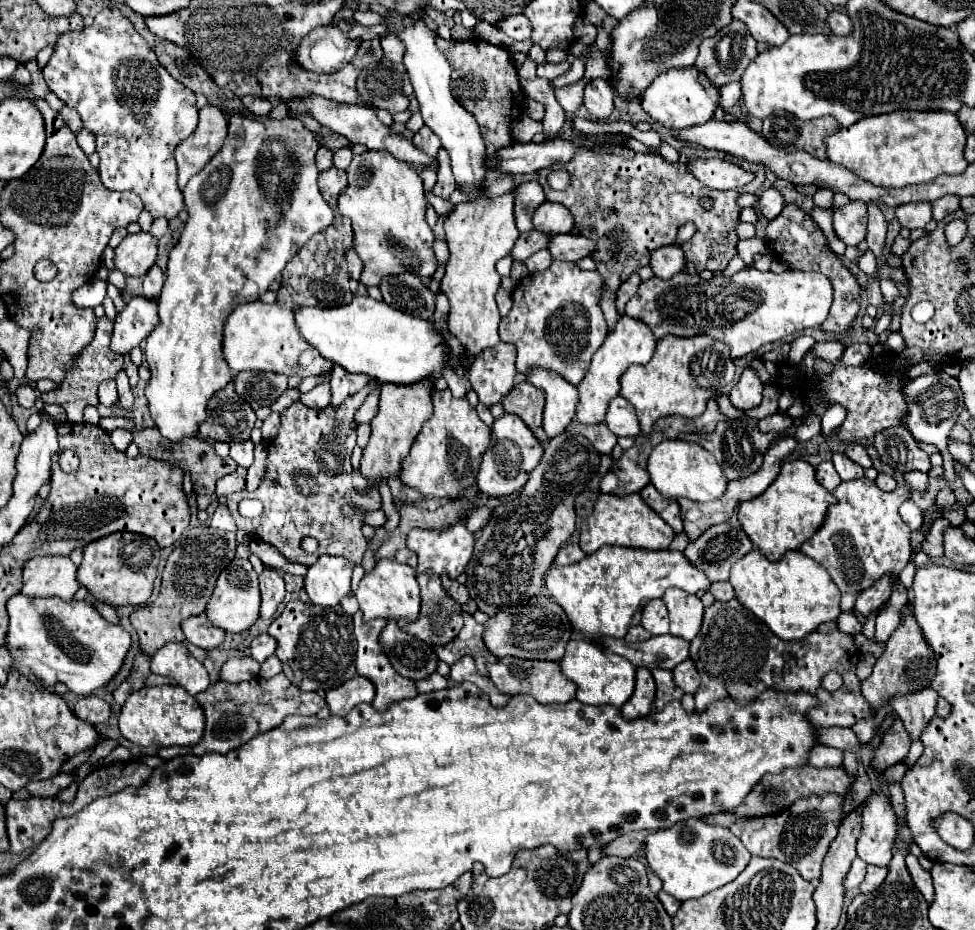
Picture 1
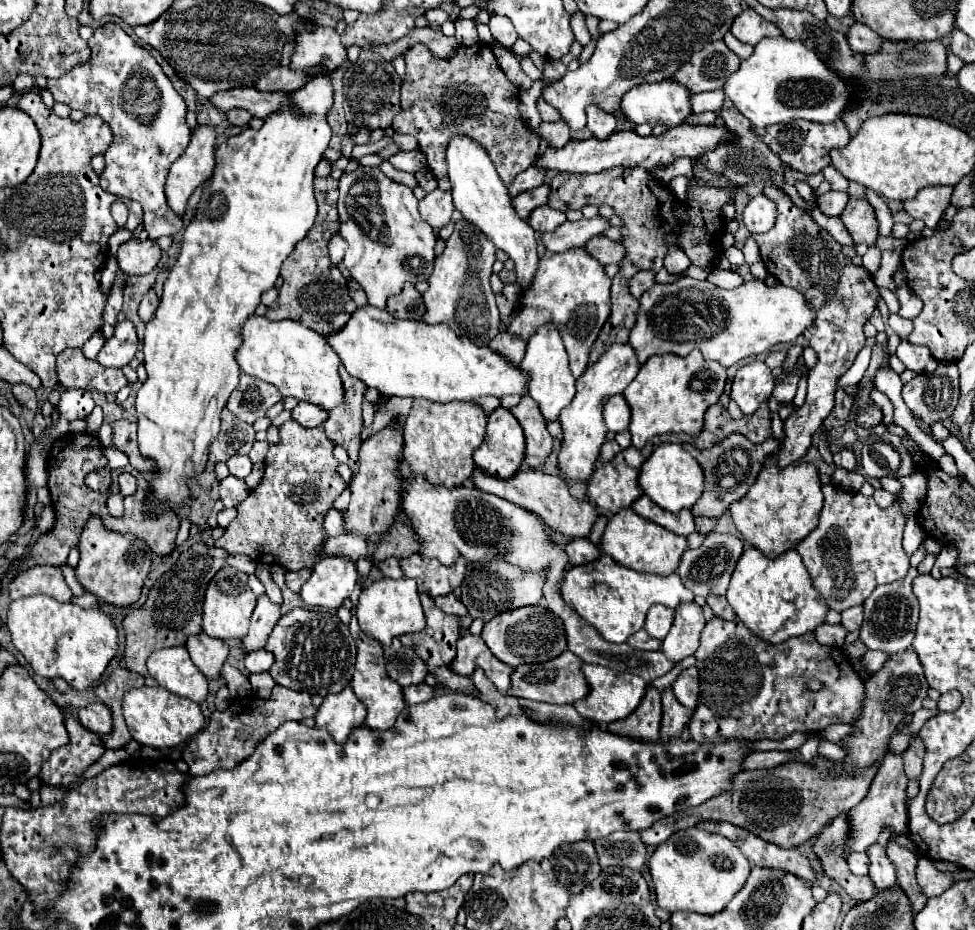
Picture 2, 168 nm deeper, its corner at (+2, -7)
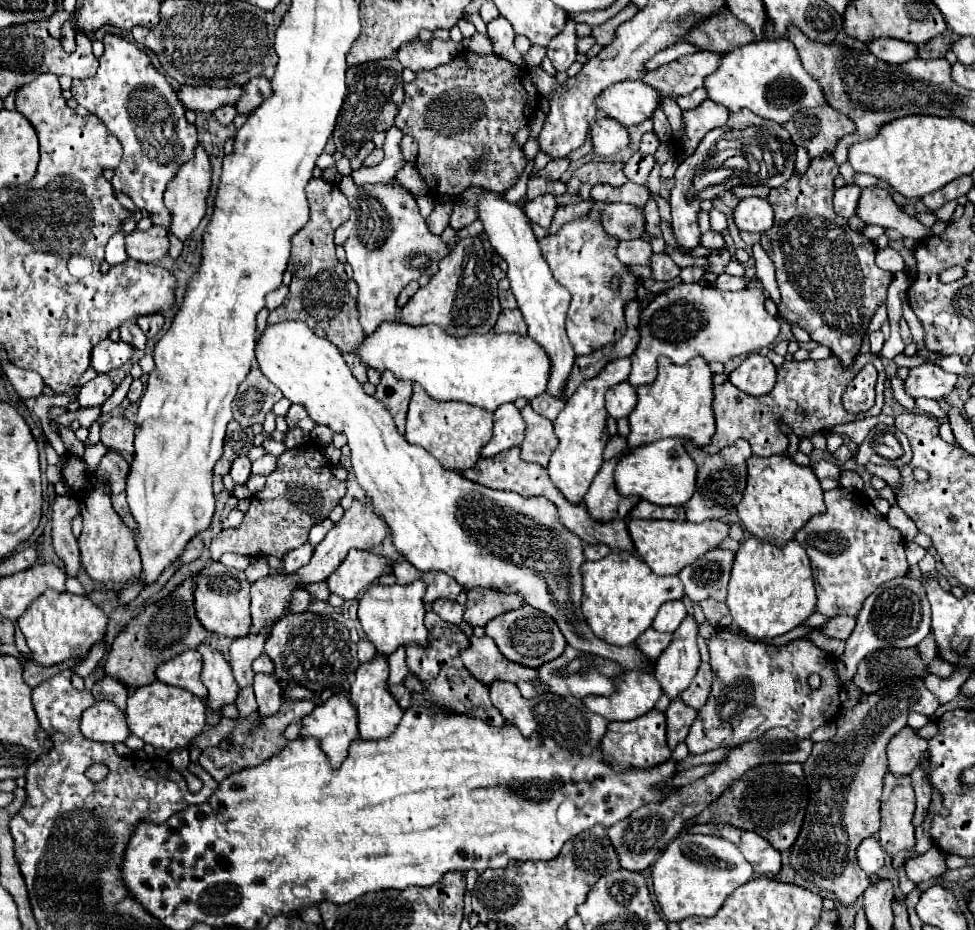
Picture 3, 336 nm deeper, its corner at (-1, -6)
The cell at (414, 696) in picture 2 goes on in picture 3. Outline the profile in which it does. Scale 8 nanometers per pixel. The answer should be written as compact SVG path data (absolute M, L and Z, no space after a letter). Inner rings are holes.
M390 685L390 693L392 693L392 697L396 699L396 703L398 703L402 709L406 709L406 707L410 705L412 693L410 693L404 685Z

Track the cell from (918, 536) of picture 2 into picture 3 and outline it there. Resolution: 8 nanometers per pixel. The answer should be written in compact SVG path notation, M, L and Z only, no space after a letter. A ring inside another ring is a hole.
M914 541L906 543L906 555L908 555L908 563L910 565L918 565L920 559L926 555L926 549L922 549L920 545L916 545Z

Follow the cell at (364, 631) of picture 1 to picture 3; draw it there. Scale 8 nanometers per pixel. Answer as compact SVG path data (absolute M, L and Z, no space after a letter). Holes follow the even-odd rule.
M376 657L374 661L362 663L358 667L356 679L350 687L350 701L358 711L358 731L360 731L360 737L366 741L390 737L402 719L402 709L398 707L394 697L388 693L386 681L388 681L388 663L382 657Z

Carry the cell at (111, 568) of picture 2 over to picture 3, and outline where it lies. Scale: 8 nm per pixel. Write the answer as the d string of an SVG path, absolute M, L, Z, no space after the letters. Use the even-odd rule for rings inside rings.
M96 481L92 491L86 495L82 503L82 533L78 537L80 553L82 553L82 567L94 581L116 581L116 583L128 583L134 581L142 571L140 551L134 541L134 533L128 529L128 525L122 525L122 517L114 511L110 501L110 489L106 481Z

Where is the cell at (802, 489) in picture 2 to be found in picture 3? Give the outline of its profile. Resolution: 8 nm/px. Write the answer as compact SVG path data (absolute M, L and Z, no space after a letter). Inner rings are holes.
M772 455L772 457L748 457L746 461L748 467L748 485L744 489L744 499L740 501L740 505L736 507L740 523L744 529L748 529L752 535L756 535L758 539L764 541L774 541L776 545L784 545L790 539L794 539L794 533L806 525L806 521L816 515L816 513L824 513L826 505L822 501L822 487L818 477L814 475L814 471L810 467L802 467L798 463L792 461L792 457L788 455Z

